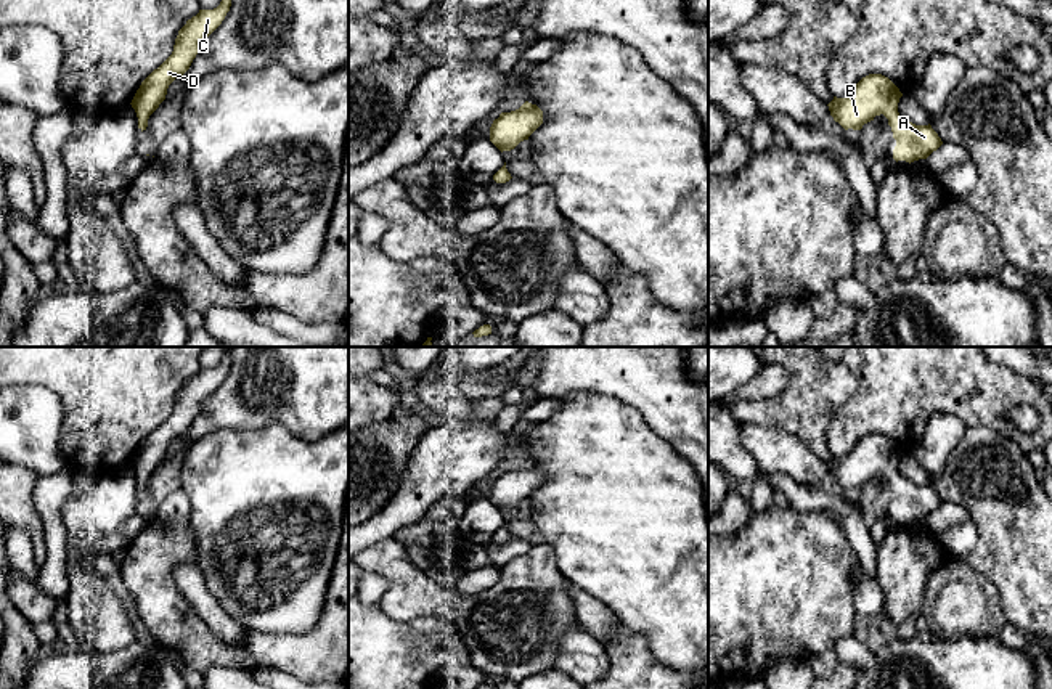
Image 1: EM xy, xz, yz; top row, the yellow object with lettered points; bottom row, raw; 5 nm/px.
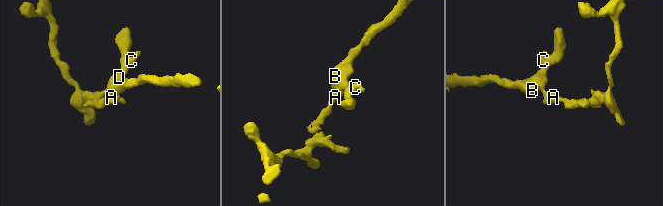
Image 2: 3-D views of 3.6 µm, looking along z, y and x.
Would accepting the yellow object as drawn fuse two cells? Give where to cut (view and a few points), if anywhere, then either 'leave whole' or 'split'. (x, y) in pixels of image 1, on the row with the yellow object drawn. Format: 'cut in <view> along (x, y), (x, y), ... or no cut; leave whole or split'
no cut; leave whole

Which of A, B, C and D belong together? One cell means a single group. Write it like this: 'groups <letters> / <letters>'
groups A B C D

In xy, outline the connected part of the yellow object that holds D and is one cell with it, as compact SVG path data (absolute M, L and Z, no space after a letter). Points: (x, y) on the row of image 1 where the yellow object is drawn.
M222 0L214 10L199 10L178 31L172 55L141 82L130 103L141 132L146 130L149 116L165 100L169 85L190 69L201 45L222 24L230 6L231 0Z

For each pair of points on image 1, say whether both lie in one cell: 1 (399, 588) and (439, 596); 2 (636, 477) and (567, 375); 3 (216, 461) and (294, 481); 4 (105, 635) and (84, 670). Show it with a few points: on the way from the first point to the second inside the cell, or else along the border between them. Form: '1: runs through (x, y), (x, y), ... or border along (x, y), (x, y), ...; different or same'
1: runs through (408, 591), (413, 596), (429, 596); same
2: border along (615, 397), (590, 391), (569, 391), (559, 399); different
3: runs through (235, 481), (275, 481); same
4: border along (132, 643), (108, 651), (85, 651); different

